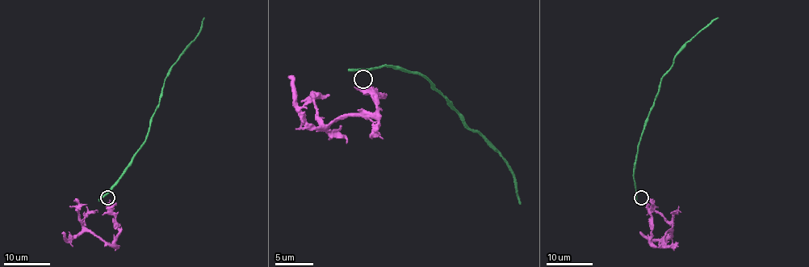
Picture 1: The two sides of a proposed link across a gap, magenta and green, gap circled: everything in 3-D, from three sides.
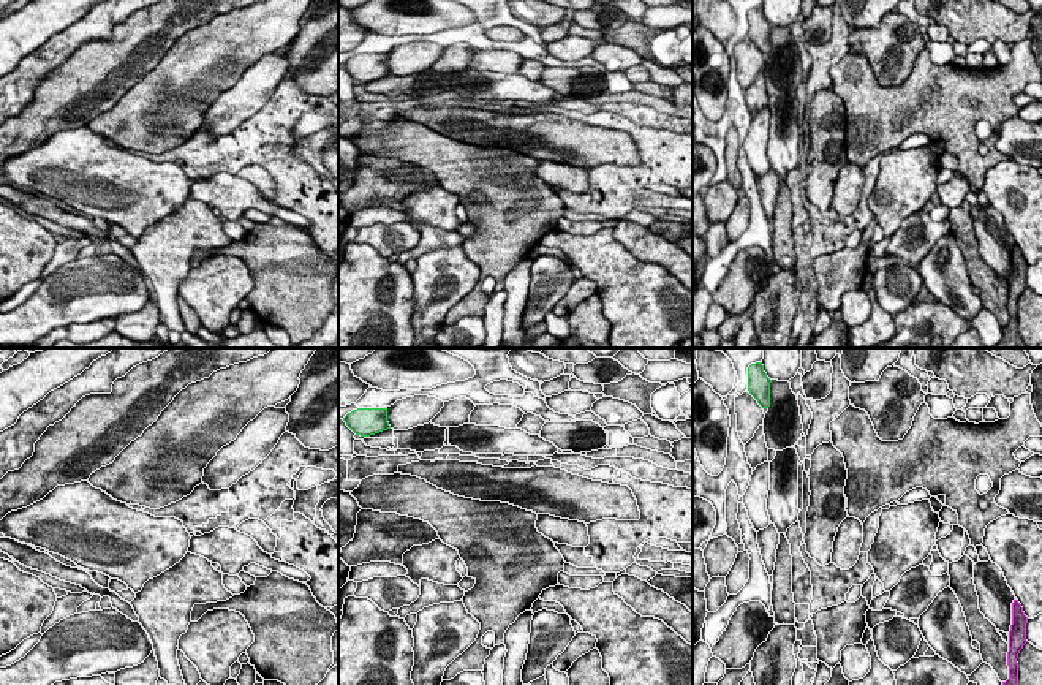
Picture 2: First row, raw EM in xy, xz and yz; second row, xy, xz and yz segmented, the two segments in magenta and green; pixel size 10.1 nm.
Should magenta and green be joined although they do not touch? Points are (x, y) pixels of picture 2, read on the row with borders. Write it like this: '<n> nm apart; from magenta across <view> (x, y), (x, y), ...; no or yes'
3150 nm apart; from magenta across yz (1014, 600), (769, 405); yes

